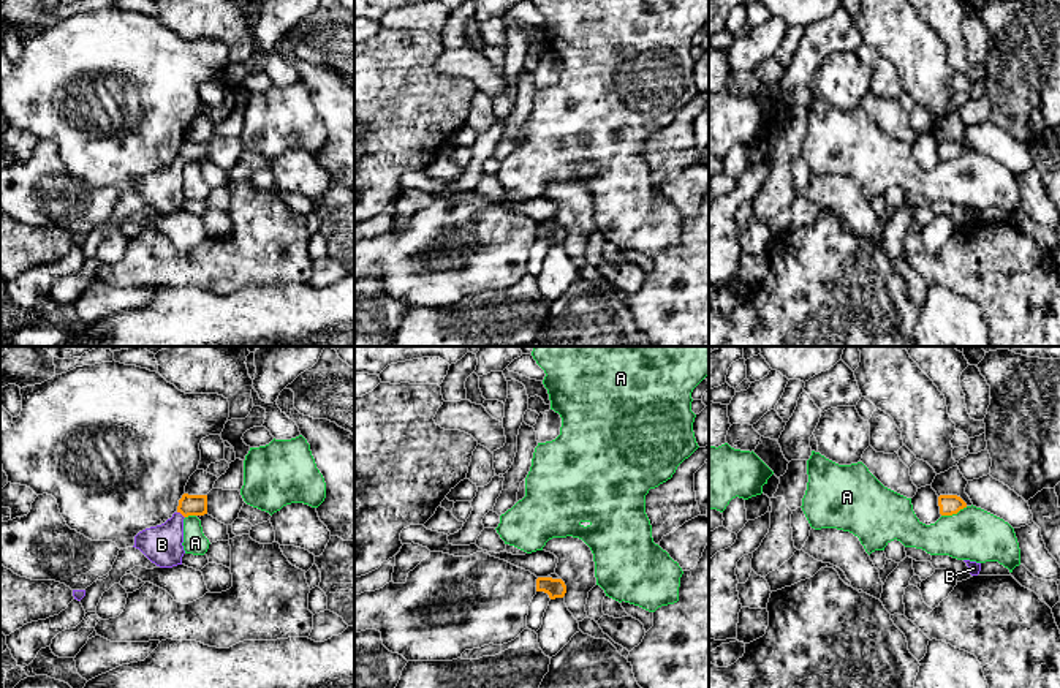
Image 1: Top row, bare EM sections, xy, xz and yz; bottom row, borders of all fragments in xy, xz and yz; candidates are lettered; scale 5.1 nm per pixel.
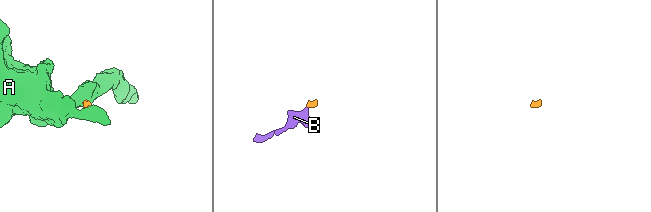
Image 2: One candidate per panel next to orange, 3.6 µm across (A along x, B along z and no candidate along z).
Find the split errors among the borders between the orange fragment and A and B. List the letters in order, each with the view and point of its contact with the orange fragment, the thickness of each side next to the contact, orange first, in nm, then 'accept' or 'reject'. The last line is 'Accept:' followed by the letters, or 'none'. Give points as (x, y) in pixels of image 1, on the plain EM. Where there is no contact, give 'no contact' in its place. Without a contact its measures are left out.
A: contact yz (954, 158); calibres 100 and 260 nm; reject
B: contact xy (181, 158); calibres 110 and 200 nm; accept
Accept: B

